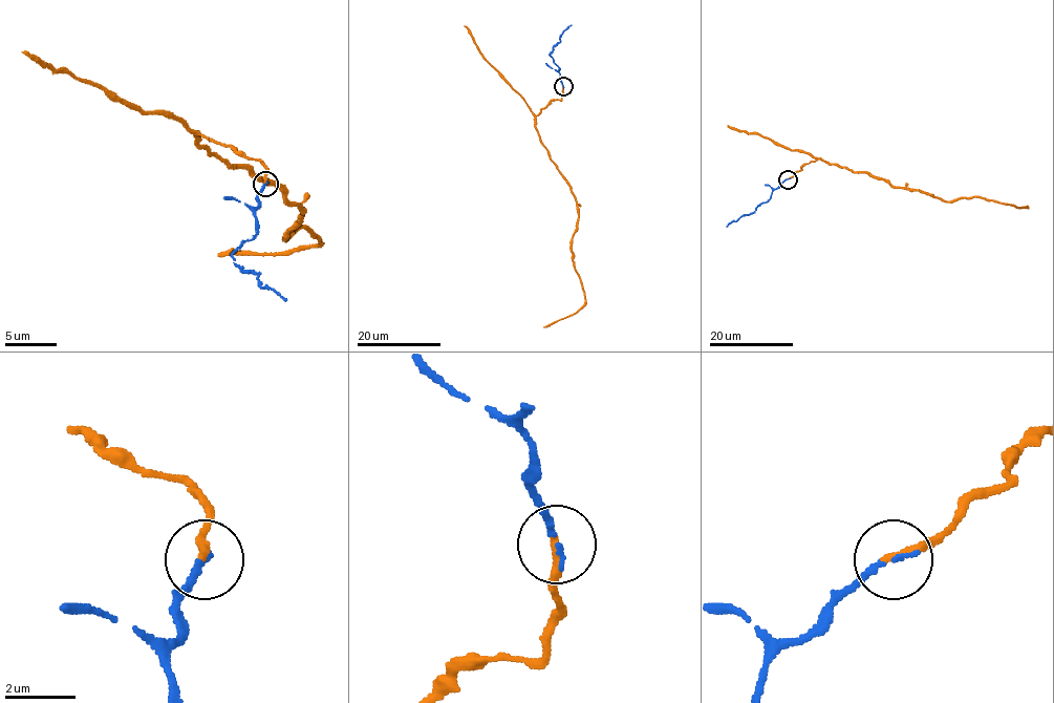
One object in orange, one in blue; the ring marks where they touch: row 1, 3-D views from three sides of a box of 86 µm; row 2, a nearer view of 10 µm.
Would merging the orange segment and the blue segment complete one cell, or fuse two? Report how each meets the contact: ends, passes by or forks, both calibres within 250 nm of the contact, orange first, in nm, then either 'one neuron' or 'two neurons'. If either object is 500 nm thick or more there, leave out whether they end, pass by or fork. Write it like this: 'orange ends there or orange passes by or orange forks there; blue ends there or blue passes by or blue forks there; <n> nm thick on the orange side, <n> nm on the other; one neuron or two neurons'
orange ends there; blue ends there; 240 nm thick on the orange side, 170 nm on the other; one neuron

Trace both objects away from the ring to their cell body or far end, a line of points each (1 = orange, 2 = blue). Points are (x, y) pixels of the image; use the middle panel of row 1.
1: (563, 85), (562, 97), (536, 116), (536, 127), (576, 201), (574, 268), (585, 302), (543, 326)
2: (563, 85), (559, 67), (550, 54), (572, 24)

